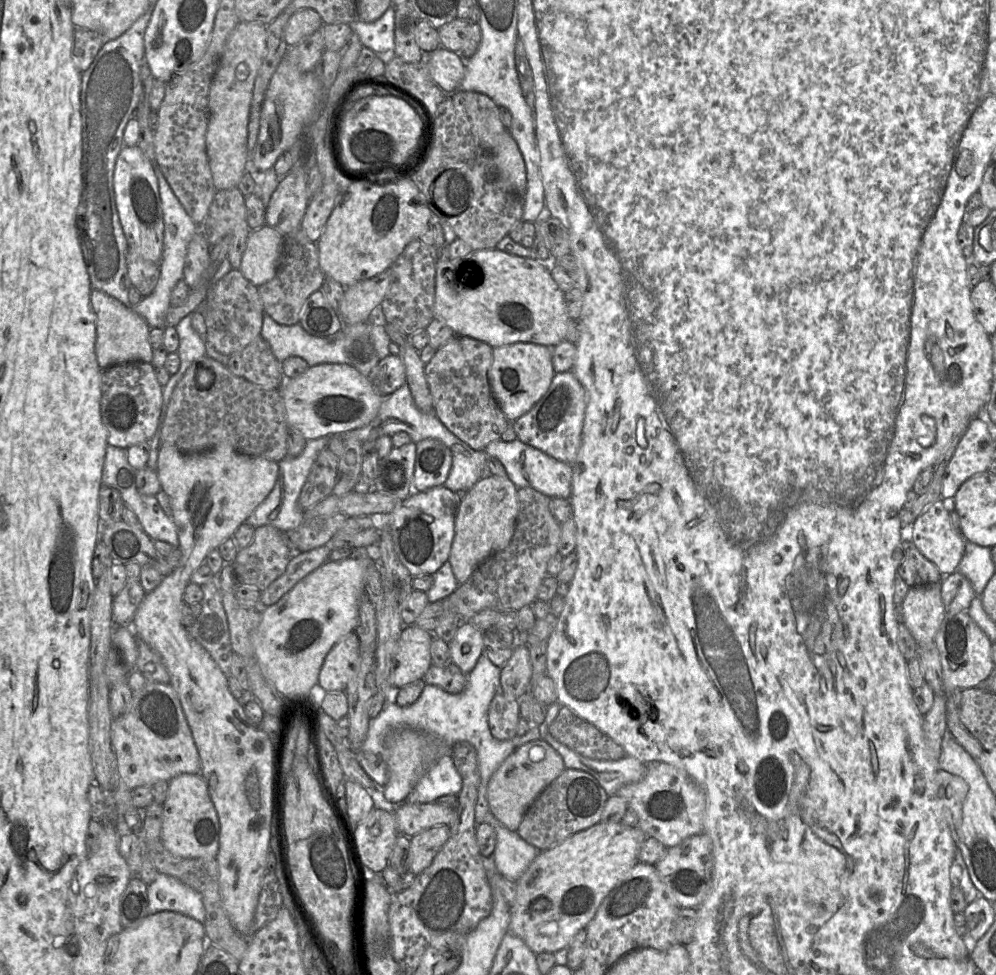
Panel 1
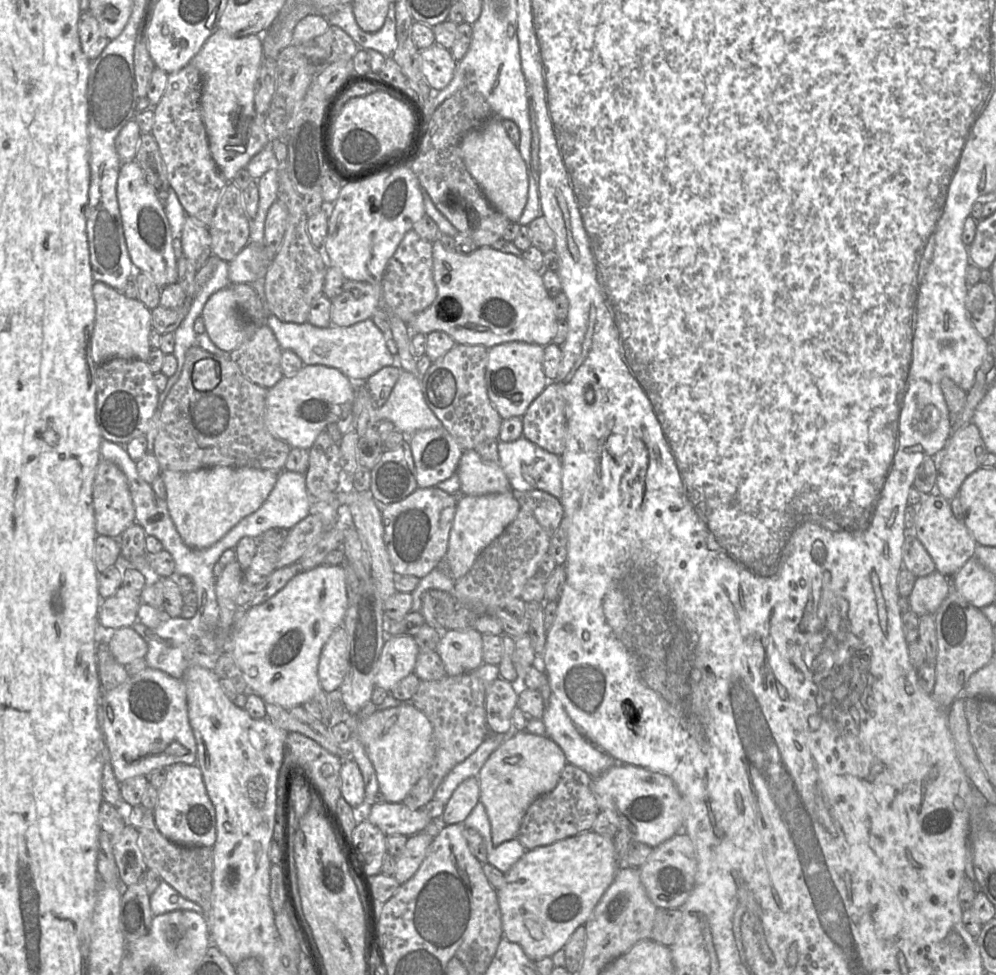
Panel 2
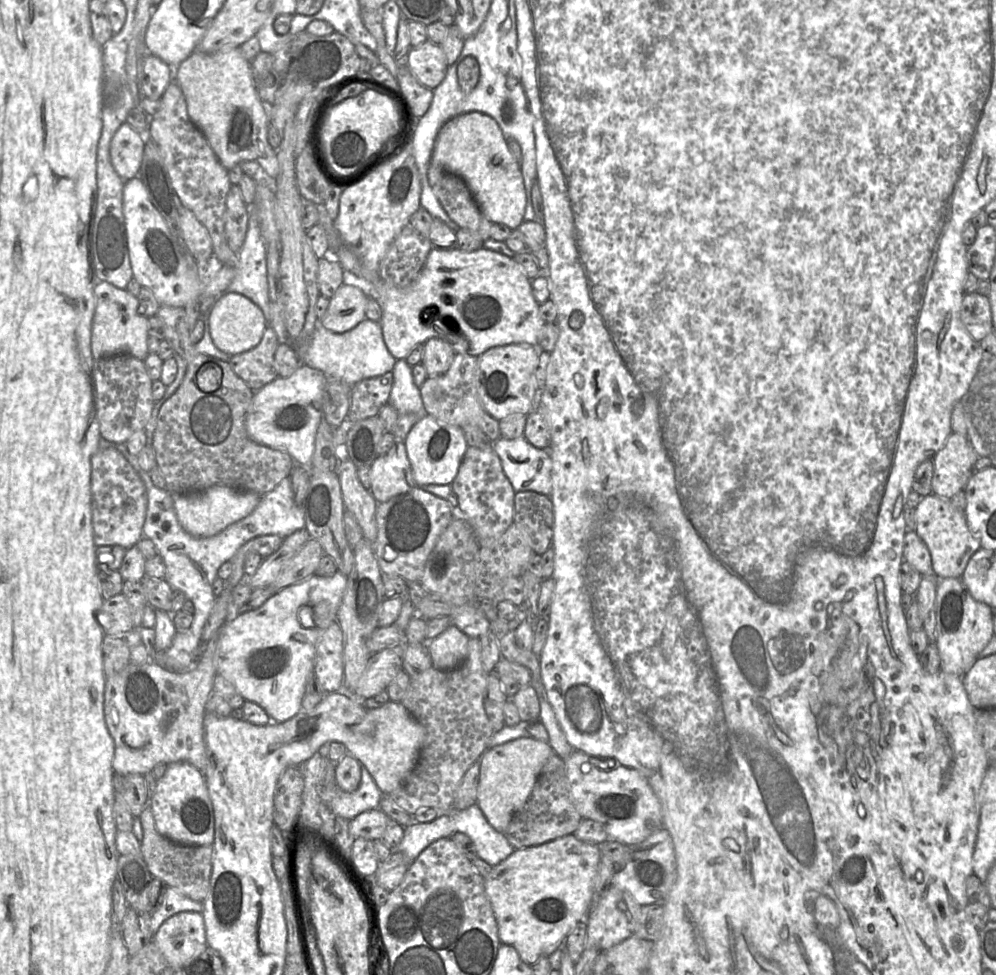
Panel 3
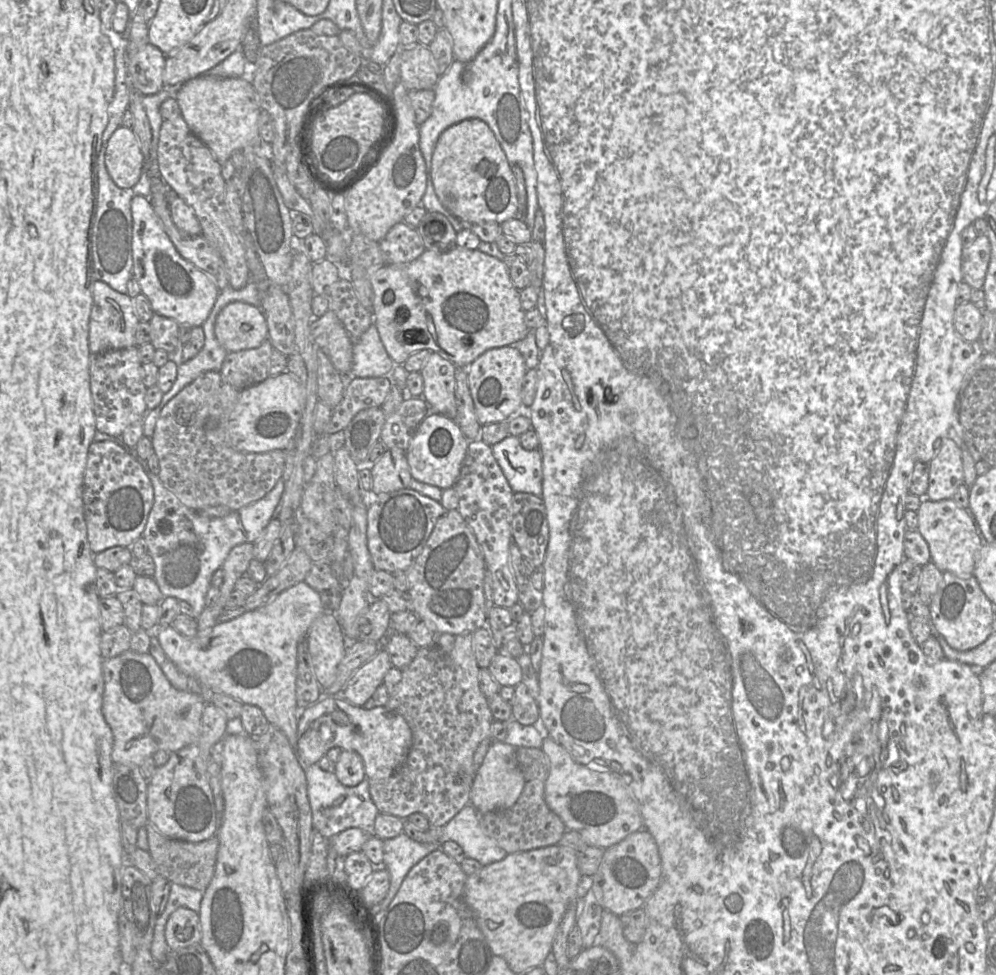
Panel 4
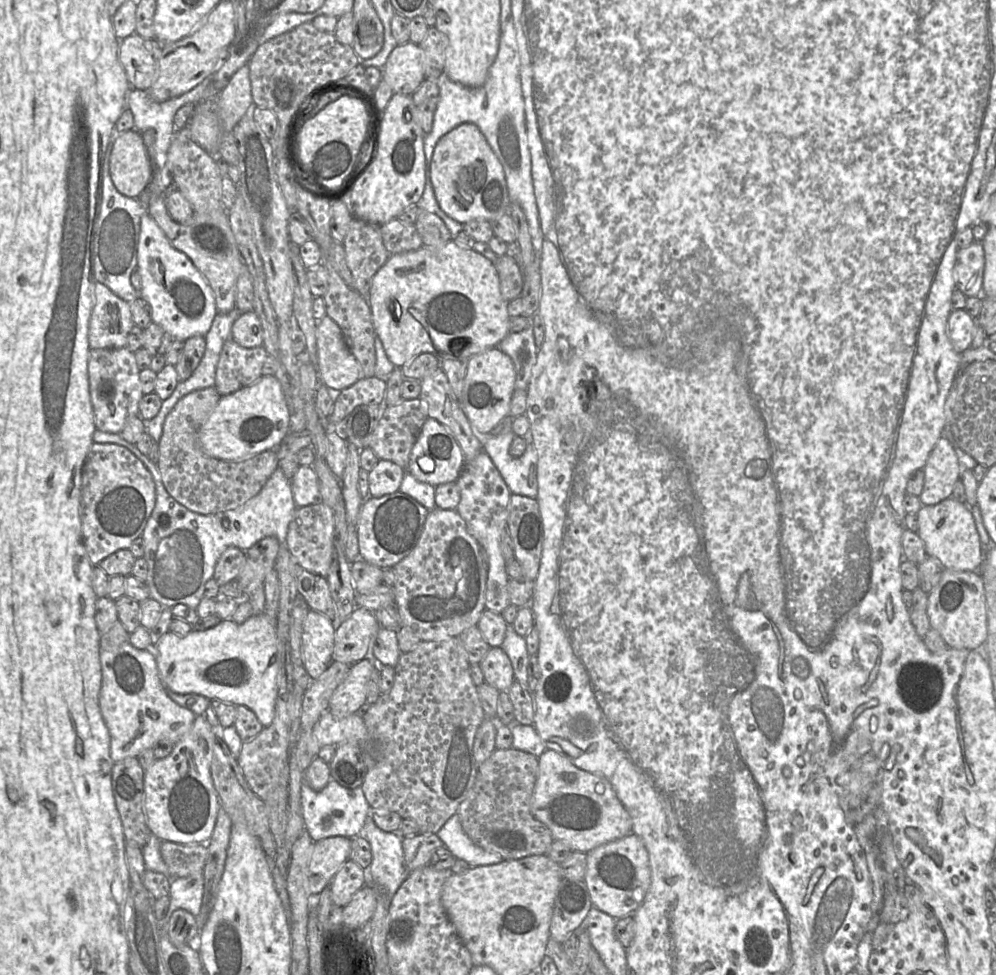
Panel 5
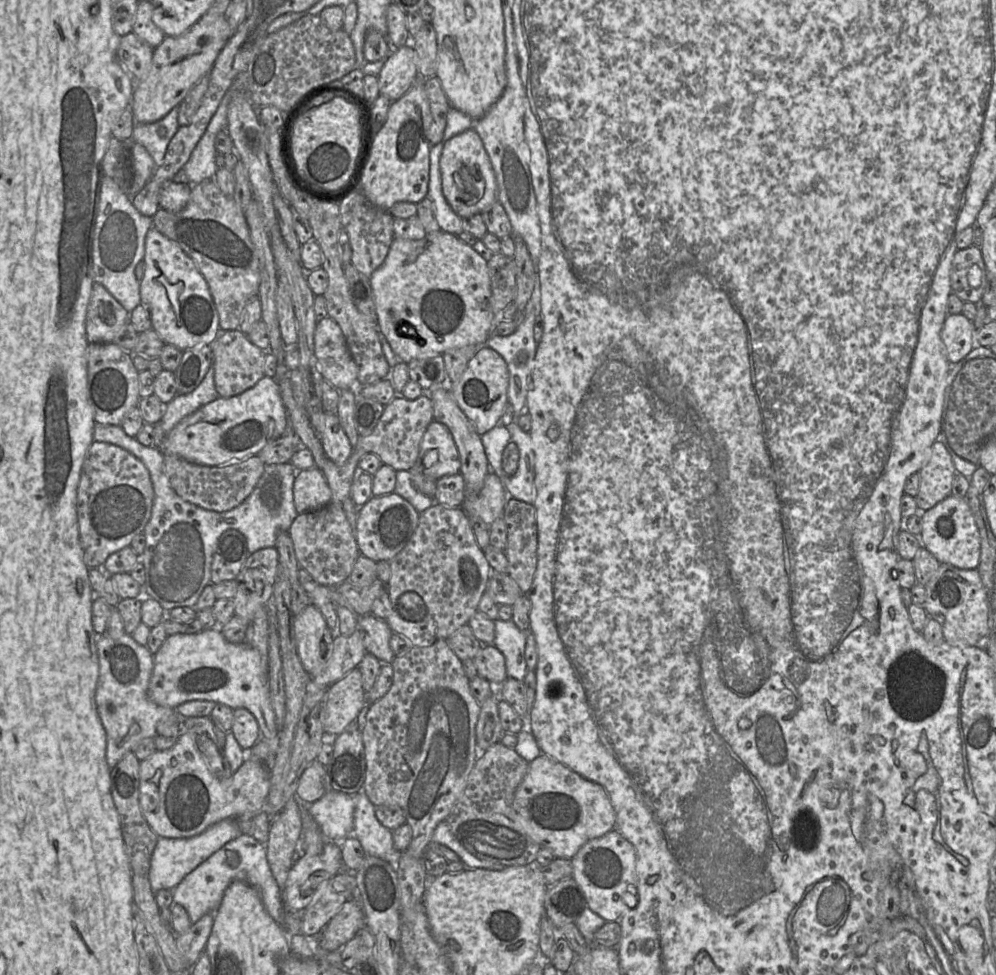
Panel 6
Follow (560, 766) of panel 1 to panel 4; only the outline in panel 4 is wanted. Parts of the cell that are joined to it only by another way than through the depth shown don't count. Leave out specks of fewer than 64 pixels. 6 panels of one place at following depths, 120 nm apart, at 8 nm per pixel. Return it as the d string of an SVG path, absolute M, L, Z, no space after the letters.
M494 740L477 770L470 793L470 803L479 813L503 810L512 807L520 797L525 779L516 762L519 747Z

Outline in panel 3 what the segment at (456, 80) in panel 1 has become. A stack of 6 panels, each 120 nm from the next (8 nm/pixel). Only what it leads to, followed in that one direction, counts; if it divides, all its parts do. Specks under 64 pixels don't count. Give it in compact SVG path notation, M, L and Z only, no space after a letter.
M430 41L411 48L404 64L419 83L431 90L442 83L449 67L441 46Z

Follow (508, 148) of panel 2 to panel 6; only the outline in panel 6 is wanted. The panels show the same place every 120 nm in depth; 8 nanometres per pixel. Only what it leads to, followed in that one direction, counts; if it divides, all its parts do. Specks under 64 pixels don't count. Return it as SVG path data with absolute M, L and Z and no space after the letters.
M466 130L444 144L439 169L443 196L460 218L481 214L497 201L496 177L489 156L475 130Z

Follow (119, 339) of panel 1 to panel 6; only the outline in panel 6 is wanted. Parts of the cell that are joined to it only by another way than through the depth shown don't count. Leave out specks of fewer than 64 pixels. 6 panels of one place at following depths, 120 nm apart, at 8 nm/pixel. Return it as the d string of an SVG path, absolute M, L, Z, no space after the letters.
M94 282L85 320L88 343L112 343L127 322L129 313L102 285Z

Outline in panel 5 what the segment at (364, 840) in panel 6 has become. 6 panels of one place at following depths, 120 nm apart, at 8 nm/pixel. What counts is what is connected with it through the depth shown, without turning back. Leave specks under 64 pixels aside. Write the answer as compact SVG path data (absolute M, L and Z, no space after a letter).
M368 816L362 832L370 843L372 862L365 869L365 884L374 884L375 890L393 898L410 874L404 860L403 837L399 833L385 832Z

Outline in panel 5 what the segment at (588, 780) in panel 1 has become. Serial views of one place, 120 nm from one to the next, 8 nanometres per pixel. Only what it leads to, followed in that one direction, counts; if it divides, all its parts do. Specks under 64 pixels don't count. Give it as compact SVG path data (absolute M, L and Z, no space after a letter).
M495 749L479 764L473 787L459 805L457 813L464 832L478 846L500 854L504 860L517 860L534 855L545 855L554 842L549 828L532 813L531 799L538 777L538 757L515 749Z

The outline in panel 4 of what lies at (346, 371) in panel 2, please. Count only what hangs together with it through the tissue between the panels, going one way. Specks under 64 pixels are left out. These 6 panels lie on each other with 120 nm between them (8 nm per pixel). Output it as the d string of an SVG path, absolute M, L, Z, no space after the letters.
M371 325L353 344L351 371L343 375L347 379L385 376L391 379L396 364L386 352L375 325Z

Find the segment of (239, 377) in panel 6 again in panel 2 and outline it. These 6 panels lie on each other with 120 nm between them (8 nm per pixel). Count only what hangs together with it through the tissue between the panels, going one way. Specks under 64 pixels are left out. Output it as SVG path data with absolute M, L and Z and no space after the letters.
M266 324L257 325L256 331L241 346L230 352L230 360L251 382L269 389L283 377L282 349Z

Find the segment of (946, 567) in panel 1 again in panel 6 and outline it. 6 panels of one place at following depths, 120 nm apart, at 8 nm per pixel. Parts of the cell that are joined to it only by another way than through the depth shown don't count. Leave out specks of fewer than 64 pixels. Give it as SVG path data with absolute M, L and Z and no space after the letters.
M952 494L934 507L921 512L920 541L940 562L959 569L977 569L980 563L980 535L970 506L963 497Z

